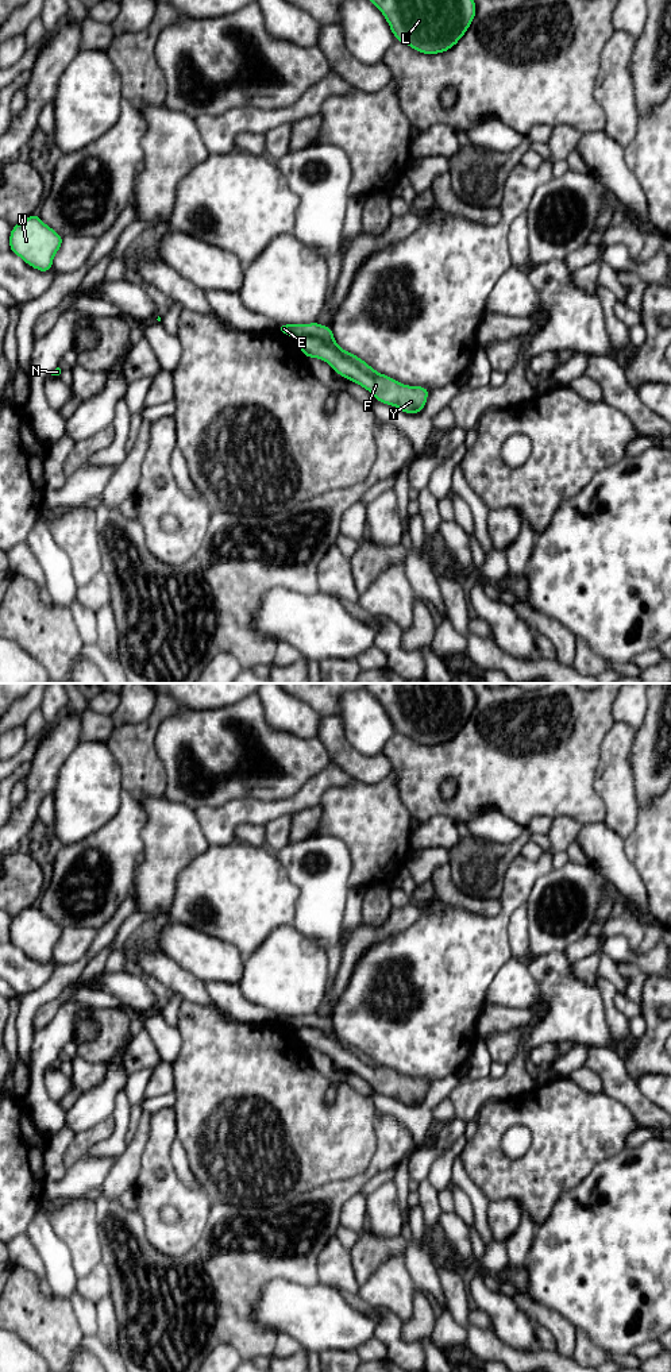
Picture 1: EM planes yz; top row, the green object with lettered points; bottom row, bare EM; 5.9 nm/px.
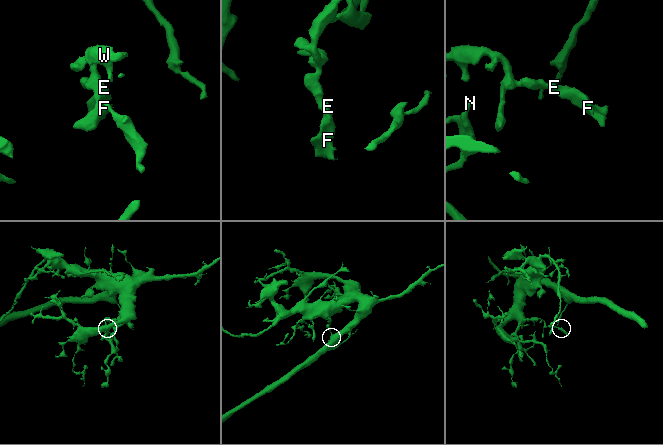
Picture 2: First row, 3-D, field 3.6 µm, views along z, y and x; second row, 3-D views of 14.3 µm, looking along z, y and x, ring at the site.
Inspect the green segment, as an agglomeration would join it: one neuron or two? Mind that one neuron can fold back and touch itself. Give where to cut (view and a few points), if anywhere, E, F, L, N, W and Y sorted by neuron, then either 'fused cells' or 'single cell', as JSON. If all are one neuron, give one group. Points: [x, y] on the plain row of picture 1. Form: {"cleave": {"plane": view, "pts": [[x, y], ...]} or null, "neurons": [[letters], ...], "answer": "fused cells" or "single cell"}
{"cleave": {"plane": "yz", "pts": [[297, 1028], [315, 1026], [349, 1048], [363, 1062], [377, 1064]]}, "neurons": [["E", "L", "N", "W"], ["F", "Y"]], "answer": "fused cells"}

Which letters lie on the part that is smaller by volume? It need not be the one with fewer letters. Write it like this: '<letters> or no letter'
F, Y

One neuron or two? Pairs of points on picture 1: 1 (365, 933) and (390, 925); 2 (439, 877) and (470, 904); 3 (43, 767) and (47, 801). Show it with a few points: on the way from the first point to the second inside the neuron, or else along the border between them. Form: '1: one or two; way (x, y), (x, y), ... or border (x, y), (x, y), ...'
1: one; way (371, 933), (384, 932)
2: one; way (444, 885), (462, 901)
3: two; border (53, 790), (39, 804), (37, 819)

